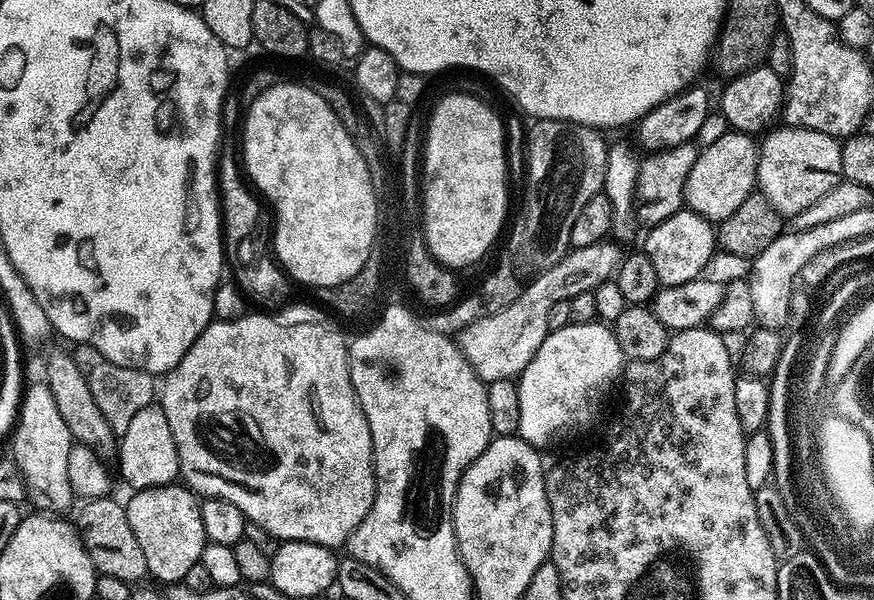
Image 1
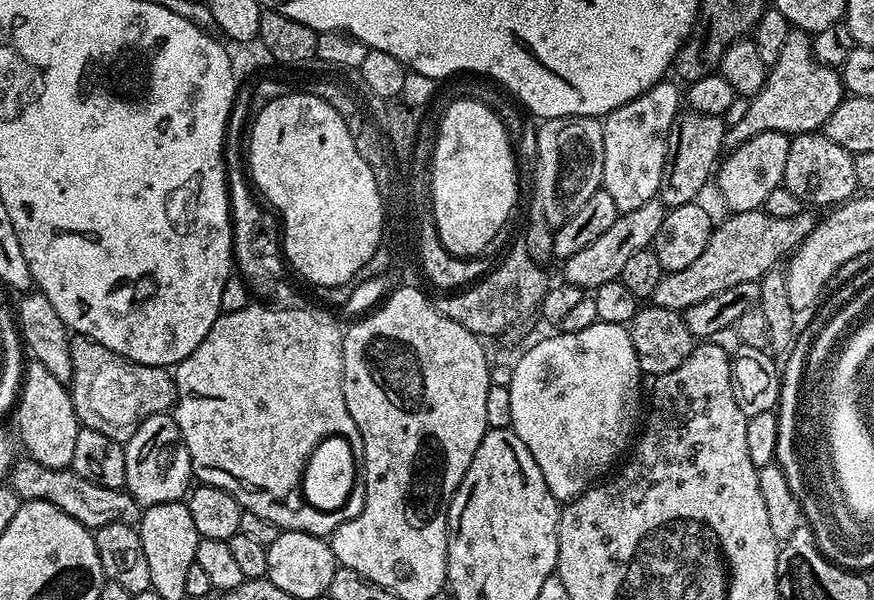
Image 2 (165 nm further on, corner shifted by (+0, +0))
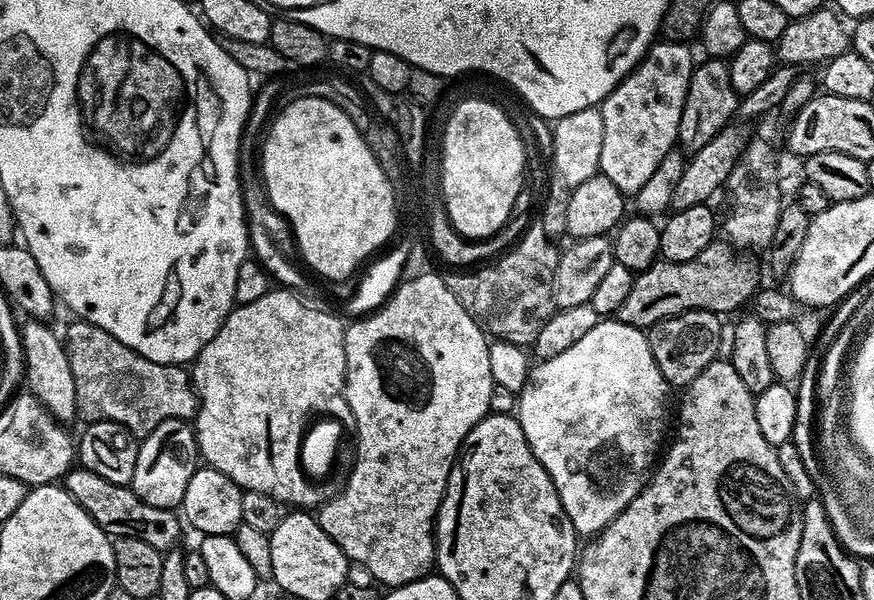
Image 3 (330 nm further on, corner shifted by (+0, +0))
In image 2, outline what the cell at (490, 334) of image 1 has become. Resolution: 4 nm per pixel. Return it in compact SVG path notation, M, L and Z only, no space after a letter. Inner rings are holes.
M659 199L646 202L646 206L638 206L638 210L623 213L595 242L590 242L586 250L578 250L569 260L563 261L563 279L570 284L576 284L585 290L594 290L602 286L602 282L620 279L622 265L635 254L636 251L649 247L652 239L658 234L658 226L662 226L662 218L666 209Z

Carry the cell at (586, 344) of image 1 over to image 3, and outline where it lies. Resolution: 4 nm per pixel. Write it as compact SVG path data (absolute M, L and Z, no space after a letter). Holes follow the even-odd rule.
M615 318L601 319L600 323L594 326L594 330L590 330L590 334L578 338L578 342L574 342L574 346L570 346L570 350L562 350L562 354L554 354L554 358L539 361L529 371L528 380L518 393L518 419L522 426L522 434L526 434L526 442L530 442L530 450L534 450L534 458L538 458L538 462L542 462L546 474L550 474L550 482L554 482L554 490L558 490L558 498L574 526L577 537L592 538L599 534L607 524L614 522L614 518L618 518L618 514L622 510L626 510L626 506L630 506L632 499L648 483L648 477L652 475L658 463L662 445L670 432L668 395L670 395L670 389L662 378L662 370L658 370L658 362L654 362L654 354L650 354L647 335L641 329L623 324Z

